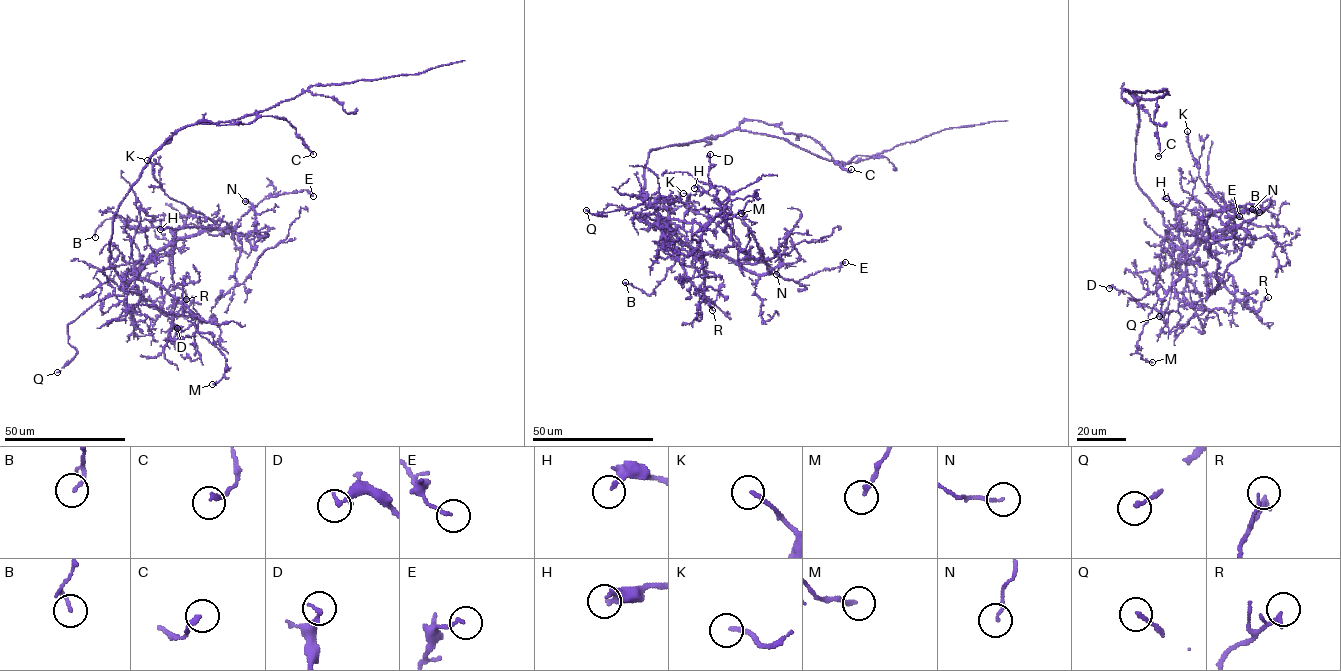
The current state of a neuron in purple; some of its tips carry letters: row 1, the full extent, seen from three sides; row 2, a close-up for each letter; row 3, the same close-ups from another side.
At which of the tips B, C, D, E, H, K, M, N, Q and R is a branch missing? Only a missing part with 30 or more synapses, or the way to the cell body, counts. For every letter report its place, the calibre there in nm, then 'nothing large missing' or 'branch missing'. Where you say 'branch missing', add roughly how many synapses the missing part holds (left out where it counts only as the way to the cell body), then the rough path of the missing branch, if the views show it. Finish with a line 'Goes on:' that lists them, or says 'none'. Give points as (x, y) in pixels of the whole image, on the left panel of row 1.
B: at (95, 237); 130 nm thick; nothing large missing
C: at (313, 154); 200 nm thick; nothing large missing
D: at (177, 328); 240 nm thick; nothing large missing
E: at (313, 196); 120 nm thick; nothing large missing
H: at (160, 229); 220 nm thick; nothing large missing
K: at (147, 160); 170 nm thick; nothing large missing
M: at (212, 384); 180 nm thick; nothing large missing
N: at (245, 201); 120 nm thick; nothing large missing
Q: at (57, 372); 160 nm thick; branch missing; missing branch runs (57, 372), (53, 374), (53, 371), (69, 370), (36, 355)
R: at (186, 299); 120 nm thick; nothing large missing
Goes on: Q

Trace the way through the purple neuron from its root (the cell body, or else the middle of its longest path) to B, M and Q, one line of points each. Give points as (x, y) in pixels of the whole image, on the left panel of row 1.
B: (113, 216), (109, 262), (127, 283), (173, 238), (166, 226), (147, 230), (118, 217), (102, 222), (95, 237)
M: (113, 216), (114, 271), (127, 283), (160, 283), (185, 304), (195, 329), (225, 358), (223, 377), (212, 384)
Q: (113, 216), (109, 262), (125, 284), (124, 294), (101, 299), (68, 324), (68, 342), (76, 354), (57, 372)

